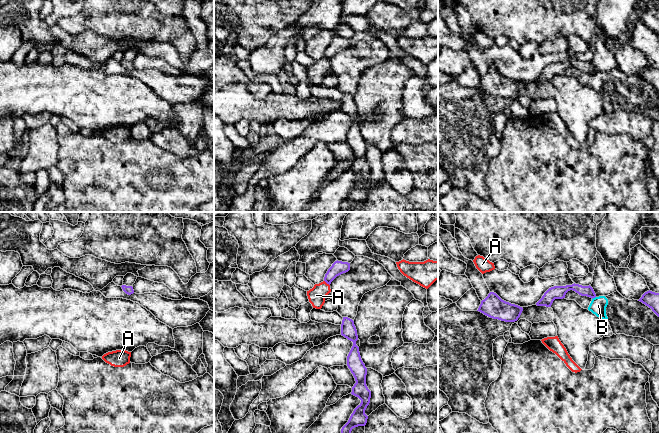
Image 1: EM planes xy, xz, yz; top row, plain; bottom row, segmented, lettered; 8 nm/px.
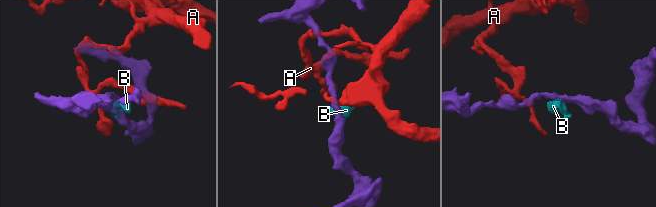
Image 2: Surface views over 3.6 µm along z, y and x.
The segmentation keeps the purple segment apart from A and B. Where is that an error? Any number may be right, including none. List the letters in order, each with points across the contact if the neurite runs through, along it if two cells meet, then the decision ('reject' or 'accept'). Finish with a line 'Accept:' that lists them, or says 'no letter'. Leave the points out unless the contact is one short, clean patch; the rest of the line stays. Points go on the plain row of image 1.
A: reject
B: along yz (595, 72), (592, 75) | reject
Accept: no letter

